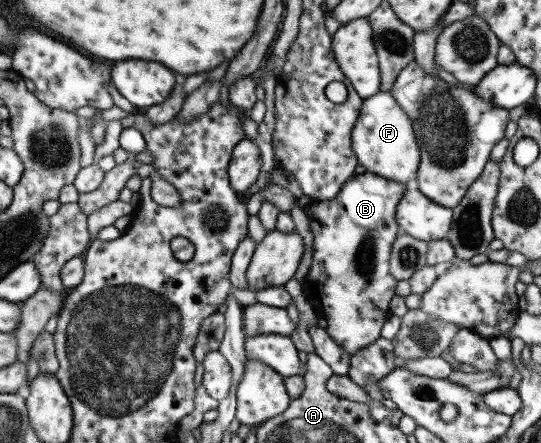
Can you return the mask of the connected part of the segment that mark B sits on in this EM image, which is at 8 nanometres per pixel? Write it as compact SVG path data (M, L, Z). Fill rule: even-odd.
M364 172L361 174L352 174L350 178L341 185L341 188L335 195L335 198L332 198L331 200L311 201L310 205L308 205L304 210L304 214L308 220L309 230L313 235L313 240L311 240L311 250L313 256L311 258L311 266L308 268L308 271L304 276L304 284L314 304L321 309L321 314L324 316L323 320L325 318L326 333L335 341L335 344L338 344L347 354L349 354L349 356L351 356L354 352L357 352L357 349L363 348L364 346L375 342L375 340L380 337L382 324L390 315L389 300L395 296L396 280L388 271L389 254L391 253L392 242L399 234L398 224L395 222L395 209L400 197L407 188L408 185L396 183L394 180L381 178L373 173Z

